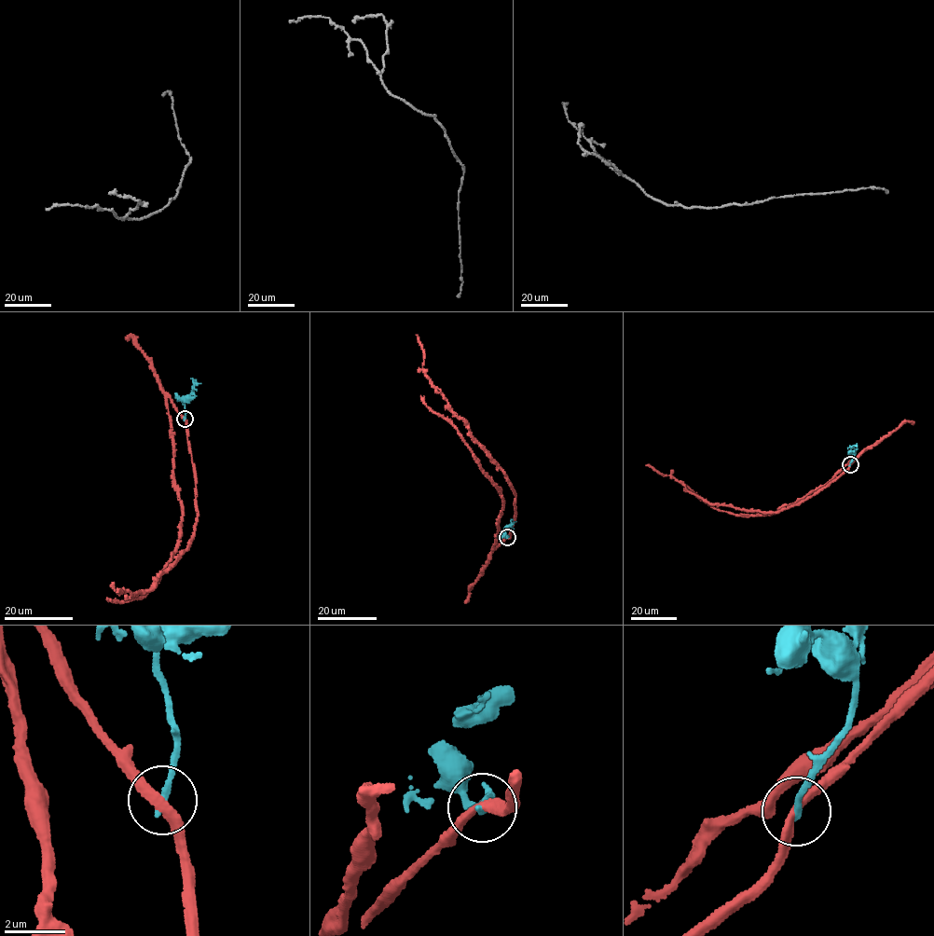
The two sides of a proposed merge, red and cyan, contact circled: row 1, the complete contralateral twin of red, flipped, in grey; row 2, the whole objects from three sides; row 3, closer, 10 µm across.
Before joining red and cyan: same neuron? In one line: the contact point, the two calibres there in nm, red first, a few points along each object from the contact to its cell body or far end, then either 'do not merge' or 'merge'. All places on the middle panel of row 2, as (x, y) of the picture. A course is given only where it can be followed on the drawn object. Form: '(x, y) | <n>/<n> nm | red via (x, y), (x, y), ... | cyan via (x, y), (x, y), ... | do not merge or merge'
(507, 537) | 300/240 nm | red via (507, 537), (514, 522), (515, 492), (473, 437), (468, 423), (423, 370), (417, 335) | cyan via (507, 537), (506, 528), (509, 525), (513, 529) | do not merge

